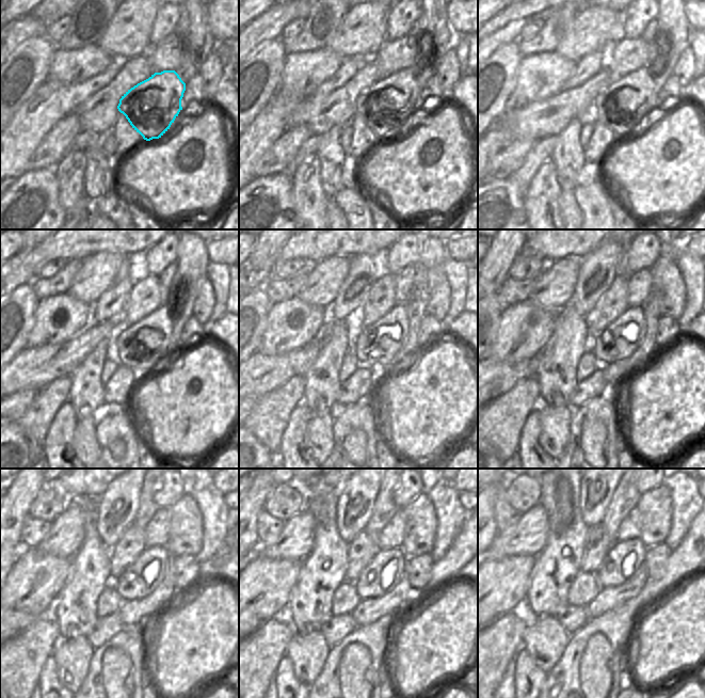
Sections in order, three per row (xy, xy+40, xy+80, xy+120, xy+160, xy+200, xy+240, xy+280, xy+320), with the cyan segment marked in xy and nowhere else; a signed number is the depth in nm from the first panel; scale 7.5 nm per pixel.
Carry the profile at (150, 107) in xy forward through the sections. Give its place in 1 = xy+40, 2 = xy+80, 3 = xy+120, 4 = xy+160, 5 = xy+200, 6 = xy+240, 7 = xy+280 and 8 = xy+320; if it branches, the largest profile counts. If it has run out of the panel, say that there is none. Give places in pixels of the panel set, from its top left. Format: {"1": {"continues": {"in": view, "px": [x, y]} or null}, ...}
{"1": {"continues": {"in": "xy+40", "px": [387, 106]}}, "2": {"continues": {"in": "xy+80", "px": [622, 106]}}, "3": {"continues": {"in": "xy+120", "px": [140, 347]}}, "4": {"continues": {"in": "xy+160", "px": [390, 331]}}, "5": {"continues": {"in": "xy+200", "px": [629, 329]}}, "6": {"continues": {"in": "xy+240", "px": [150, 567]}}, "7": {"continues": {"in": "xy+280", "px": [388, 566]}}, "8": {"continues": {"in": "xy+320", "px": [624, 559]}}}

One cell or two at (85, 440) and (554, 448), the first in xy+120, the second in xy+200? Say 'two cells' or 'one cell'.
one cell

